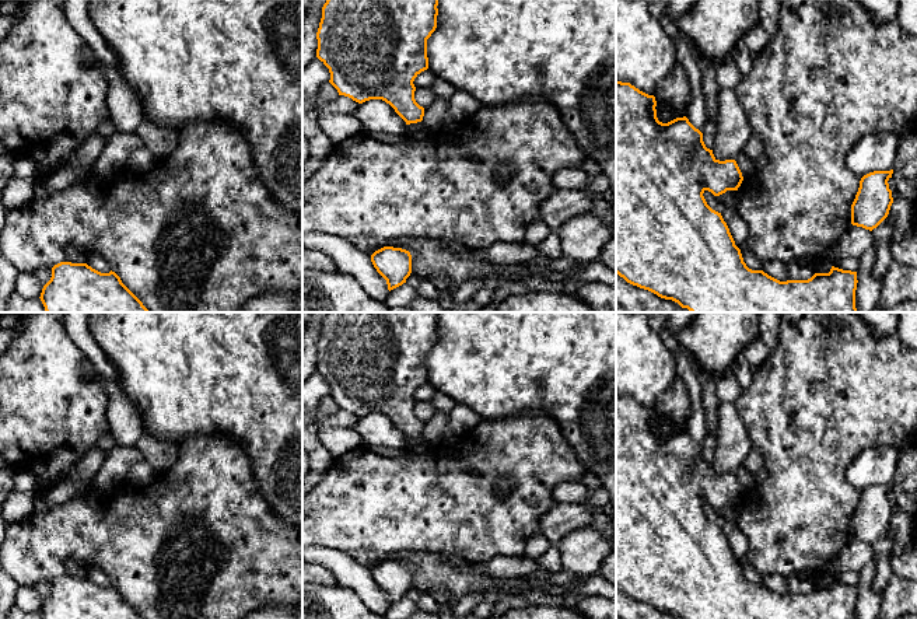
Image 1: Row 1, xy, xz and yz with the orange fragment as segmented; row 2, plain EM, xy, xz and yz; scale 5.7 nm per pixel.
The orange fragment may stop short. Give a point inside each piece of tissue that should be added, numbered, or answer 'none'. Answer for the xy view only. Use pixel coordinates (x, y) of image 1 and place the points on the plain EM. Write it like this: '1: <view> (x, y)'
none

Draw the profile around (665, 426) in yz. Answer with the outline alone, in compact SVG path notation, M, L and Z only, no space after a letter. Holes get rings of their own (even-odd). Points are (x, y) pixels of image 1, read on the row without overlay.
M655 413L655 415L657 415L657 420L655 420L657 431L658 431L659 436L668 437L668 436L671 436L676 431L686 430L686 424L680 426L680 424L675 423L673 420L671 420L669 417L664 417L658 413Z

